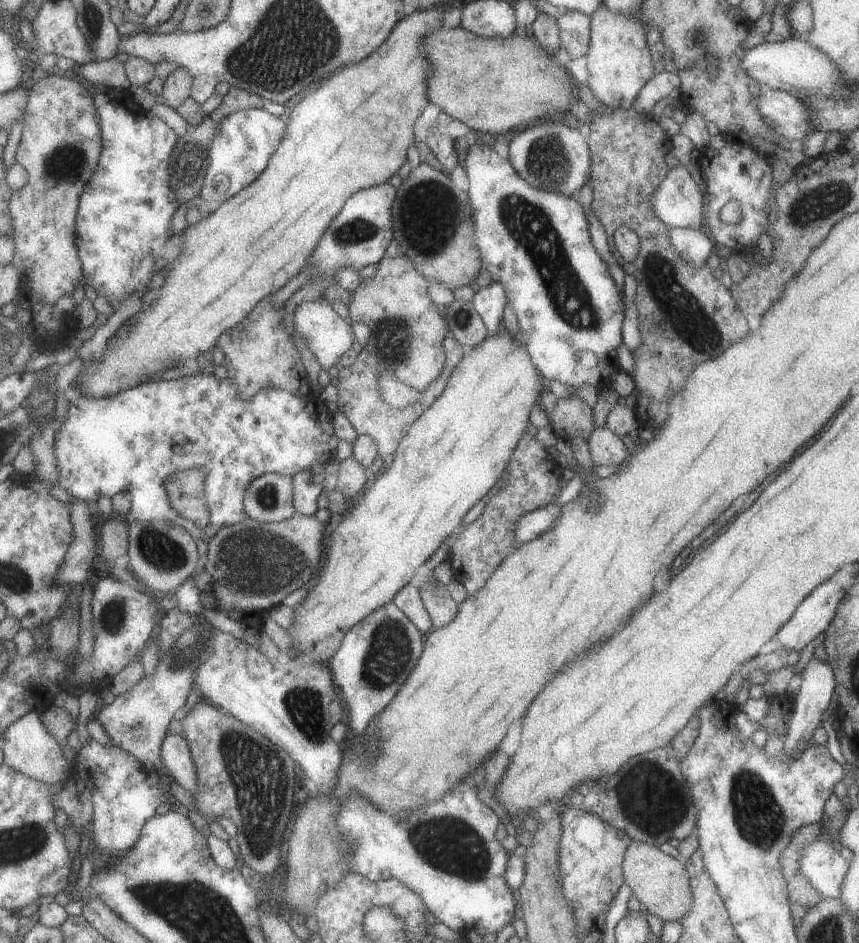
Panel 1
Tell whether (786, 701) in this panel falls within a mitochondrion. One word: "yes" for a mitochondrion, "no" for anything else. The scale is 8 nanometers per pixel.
no

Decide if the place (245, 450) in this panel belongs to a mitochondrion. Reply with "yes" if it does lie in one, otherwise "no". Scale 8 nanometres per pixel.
no

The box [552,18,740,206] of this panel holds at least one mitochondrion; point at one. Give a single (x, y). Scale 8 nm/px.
(703, 36)

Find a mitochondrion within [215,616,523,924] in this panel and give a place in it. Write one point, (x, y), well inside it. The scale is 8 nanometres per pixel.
(448, 844)

